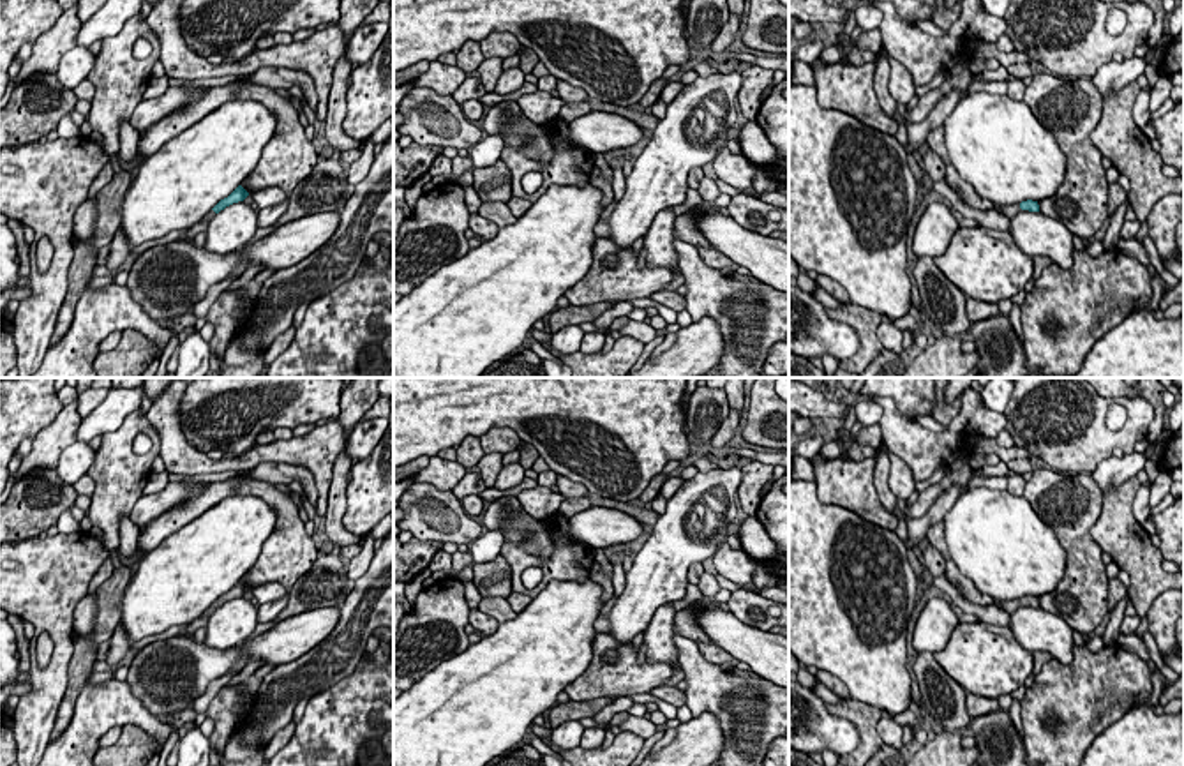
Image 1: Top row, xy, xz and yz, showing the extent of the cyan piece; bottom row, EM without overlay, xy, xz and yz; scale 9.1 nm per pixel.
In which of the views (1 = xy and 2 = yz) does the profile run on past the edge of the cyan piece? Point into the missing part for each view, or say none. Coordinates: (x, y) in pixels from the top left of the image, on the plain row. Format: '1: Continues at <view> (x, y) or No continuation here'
1: No continuation here
2: No continuation here

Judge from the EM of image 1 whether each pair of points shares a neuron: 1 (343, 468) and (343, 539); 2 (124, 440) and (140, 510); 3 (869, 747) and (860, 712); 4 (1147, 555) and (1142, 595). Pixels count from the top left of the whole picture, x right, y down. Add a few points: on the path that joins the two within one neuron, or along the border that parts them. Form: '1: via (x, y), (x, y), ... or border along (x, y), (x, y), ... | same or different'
1: via (337, 486), (336, 521) | same
2: border along (143, 495), (127, 514) | different
3: via (869, 738), (867, 720) | same
4: via (1146, 565), (1146, 585) | same

